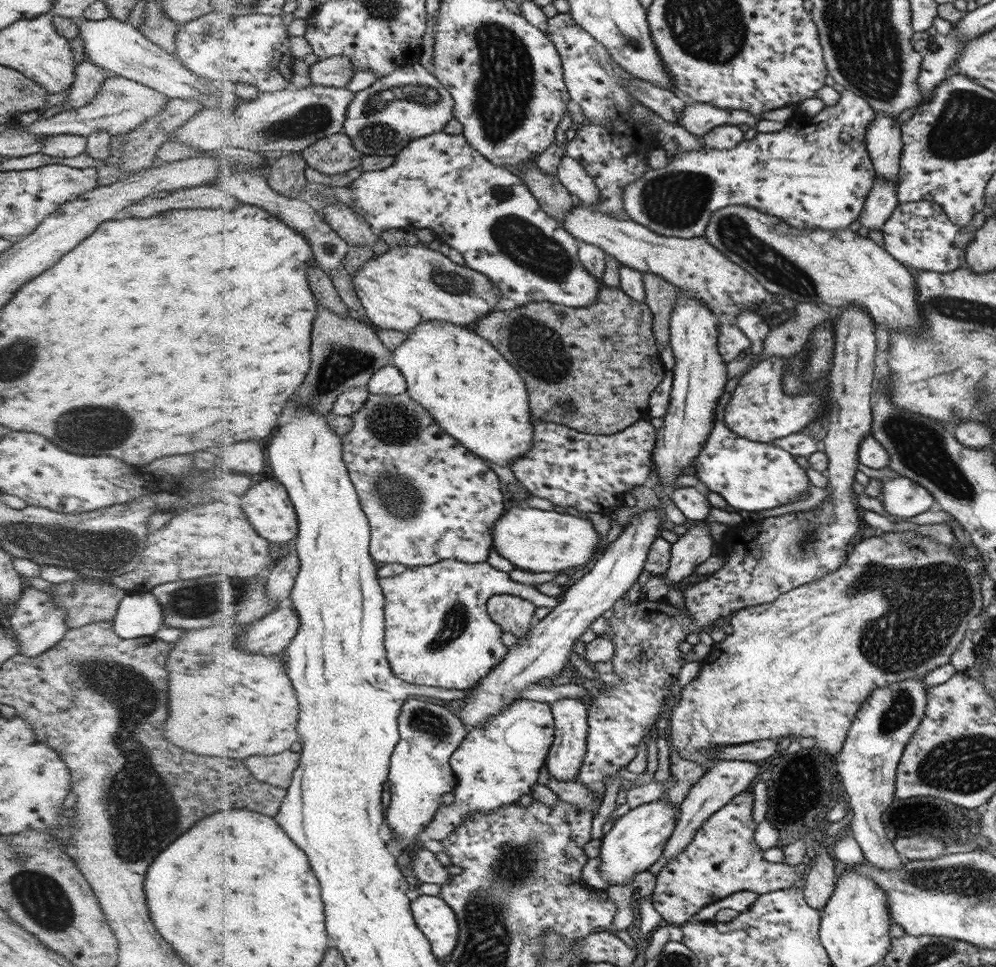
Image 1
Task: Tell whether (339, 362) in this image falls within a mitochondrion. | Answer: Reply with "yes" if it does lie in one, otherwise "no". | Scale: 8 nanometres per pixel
yes

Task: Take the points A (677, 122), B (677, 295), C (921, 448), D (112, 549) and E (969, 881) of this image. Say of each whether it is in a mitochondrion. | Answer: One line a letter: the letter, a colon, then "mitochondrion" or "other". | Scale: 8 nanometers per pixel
A: other
B: other
C: mitochondrion
D: mitochondrion
E: mitochondrion

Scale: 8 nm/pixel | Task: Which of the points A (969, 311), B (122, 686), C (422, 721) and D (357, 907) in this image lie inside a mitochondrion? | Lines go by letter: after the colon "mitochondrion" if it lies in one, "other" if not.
A: mitochondrion
B: mitochondrion
C: mitochondrion
D: other

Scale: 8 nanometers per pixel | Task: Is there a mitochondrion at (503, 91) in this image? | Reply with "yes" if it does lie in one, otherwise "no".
yes

